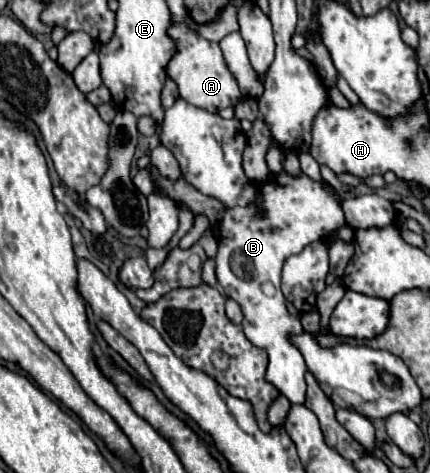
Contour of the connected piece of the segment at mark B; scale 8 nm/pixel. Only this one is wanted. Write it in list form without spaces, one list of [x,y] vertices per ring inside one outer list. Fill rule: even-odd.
[[[282,171],[280,175],[270,175],[270,179],[266,183],[260,185],[260,191],[256,193],[254,201],[248,207],[232,207],[228,209],[228,215],[232,217],[232,221],[224,221],[216,227],[216,237],[218,237],[218,255],[216,255],[216,277],[218,283],[224,287],[224,293],[234,299],[242,313],[244,313],[244,333],[246,337],[260,349],[264,349],[270,357],[268,363],[268,371],[266,371],[266,379],[278,387],[278,391],[290,399],[290,403],[304,403],[306,399],[306,381],[304,375],[308,371],[304,357],[300,355],[300,351],[296,347],[292,347],[290,337],[298,335],[302,331],[300,325],[300,313],[296,311],[296,307],[292,307],[292,303],[288,303],[284,299],[284,295],[280,293],[280,271],[284,261],[290,255],[300,253],[306,245],[320,241],[324,237],[328,237],[332,231],[340,229],[342,225],[346,225],[344,221],[344,213],[340,203],[336,201],[338,193],[326,189],[326,181],[314,181],[308,175],[300,173],[300,175],[290,175],[286,171]],[[270,281],[276,287],[276,295],[268,297],[262,293],[262,283]]]

